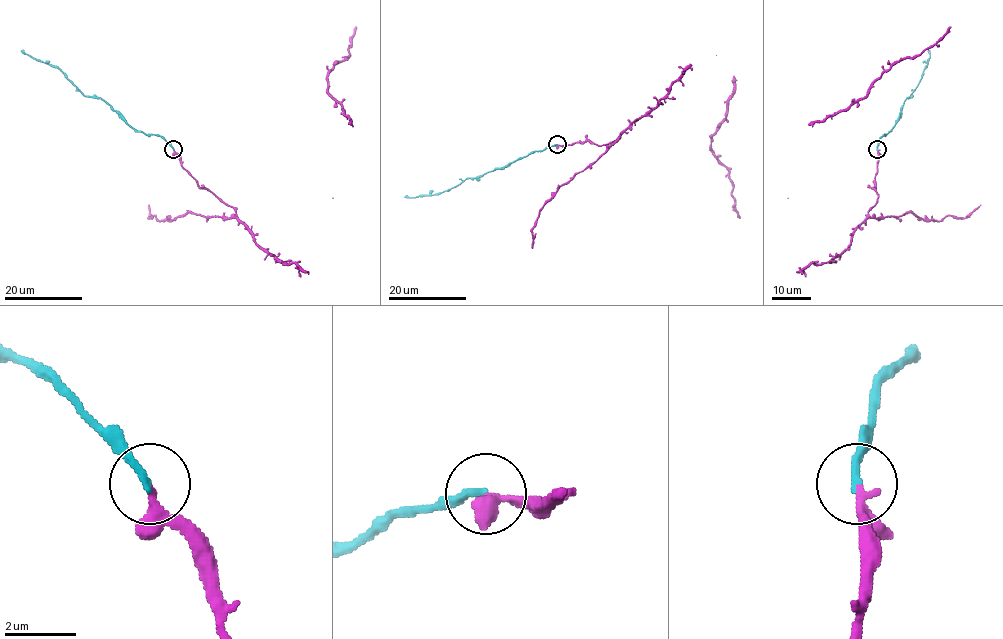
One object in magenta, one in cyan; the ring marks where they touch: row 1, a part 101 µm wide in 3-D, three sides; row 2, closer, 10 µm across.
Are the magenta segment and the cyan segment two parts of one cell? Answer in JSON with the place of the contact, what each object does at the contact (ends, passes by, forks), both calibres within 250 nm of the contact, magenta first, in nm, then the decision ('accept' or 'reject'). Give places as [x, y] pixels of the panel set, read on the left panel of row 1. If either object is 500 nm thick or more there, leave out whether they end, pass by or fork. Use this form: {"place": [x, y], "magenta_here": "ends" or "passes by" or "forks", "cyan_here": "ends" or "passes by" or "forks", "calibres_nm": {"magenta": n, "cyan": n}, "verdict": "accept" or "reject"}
{"place": [173, 149], "magenta_here": "ends", "cyan_here": "ends", "calibres_nm": {"magenta": 280, "cyan": 220}, "verdict": "accept"}

